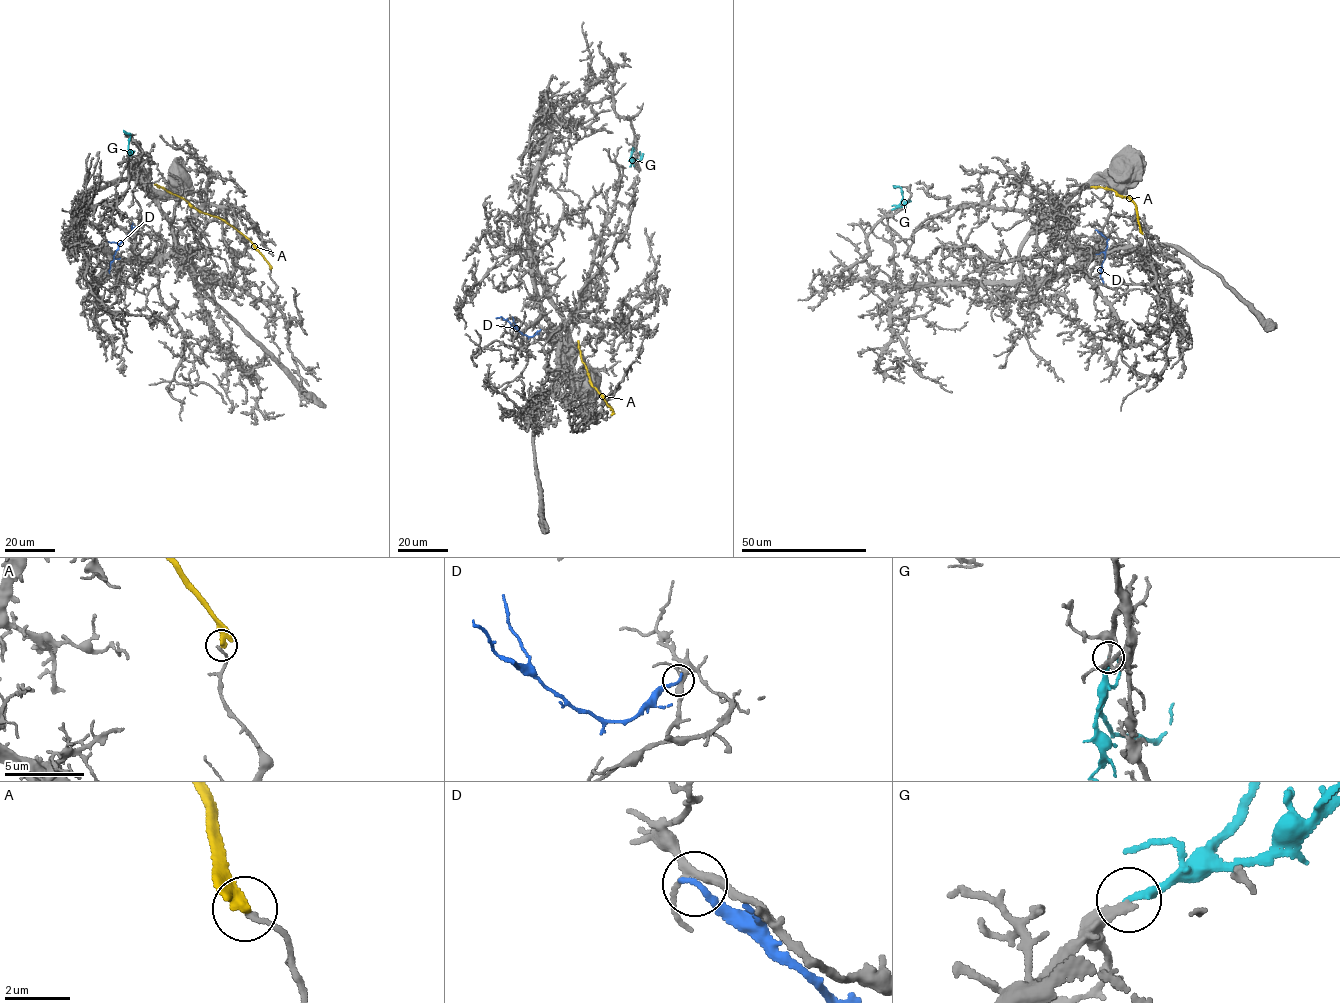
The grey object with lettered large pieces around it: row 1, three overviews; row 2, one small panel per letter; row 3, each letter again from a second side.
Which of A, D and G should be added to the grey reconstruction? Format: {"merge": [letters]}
{"merge": ["G"]}

